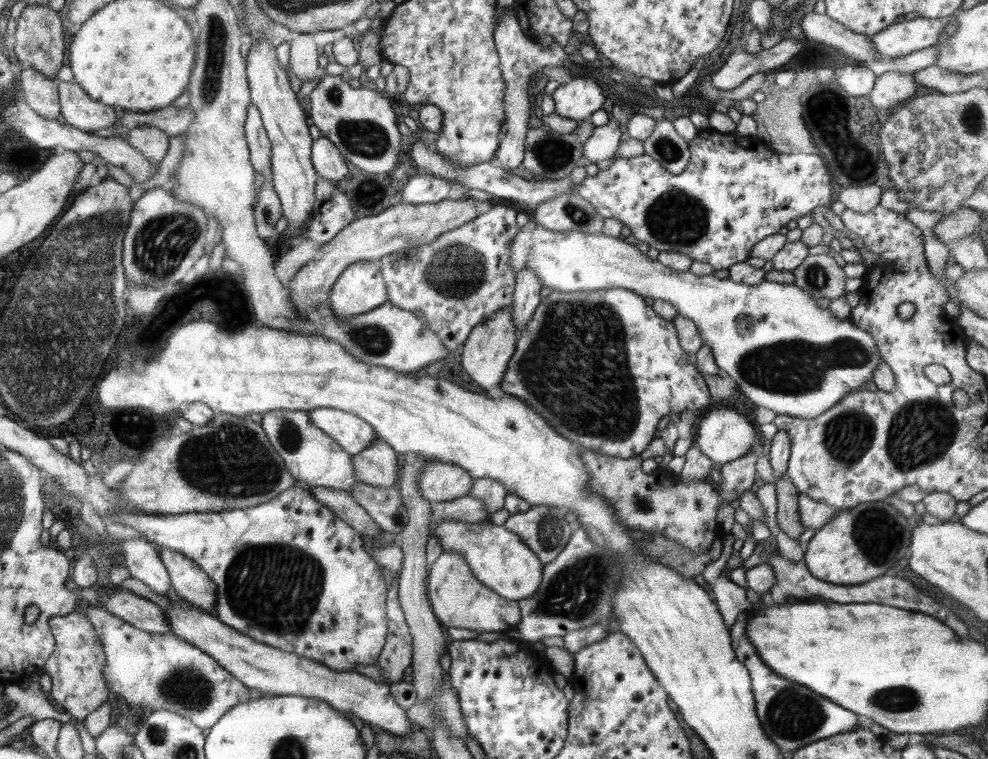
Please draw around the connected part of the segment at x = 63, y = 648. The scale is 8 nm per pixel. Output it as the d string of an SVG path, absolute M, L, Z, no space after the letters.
M75 611L64 616L53 616L48 621L48 626L55 639L54 652L42 668L43 672L48 672L52 679L52 688L48 695L61 704L65 712L72 714L76 720L83 721L91 712L98 710L110 694L103 675L106 657L100 636L85 618L85 614Z

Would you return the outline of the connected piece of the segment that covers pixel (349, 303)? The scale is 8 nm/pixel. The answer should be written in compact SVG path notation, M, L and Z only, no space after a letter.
M373 262L351 264L333 284L328 306L339 319L375 310L388 301L384 275Z

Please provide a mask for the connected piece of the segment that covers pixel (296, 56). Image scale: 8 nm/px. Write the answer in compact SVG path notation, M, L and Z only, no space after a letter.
M300 34L290 44L290 68L302 82L310 82L322 74L318 66L318 46L310 34Z

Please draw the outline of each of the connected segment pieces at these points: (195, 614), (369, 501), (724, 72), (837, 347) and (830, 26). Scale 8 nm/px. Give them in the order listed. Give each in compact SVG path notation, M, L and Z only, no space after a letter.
M171 602L164 613L172 633L178 639L209 654L246 688L258 690L262 692L262 696L286 694L318 698L327 702L334 710L352 712L363 722L383 728L392 735L402 737L412 730L413 722L408 718L407 712L396 703L390 693L390 684L386 682L372 680L357 670L338 672L320 662L252 640L221 622L214 614L194 605L181 608Z
M358 481L350 495L366 510L372 520L382 527L382 530L394 533L398 537L408 524L408 509L404 507L397 486L376 488Z
M790 36L778 46L761 50L757 54L737 49L728 56L718 71L712 74L712 86L722 91L735 89L756 73L765 73L786 65L803 49L804 45L796 44L796 40Z
M530 223L522 227L518 234L515 234L513 241L511 242L511 255L510 264L514 269L515 274L522 269L530 269L535 272L538 280L542 281L543 286L549 286L554 291L560 292L586 292L592 290L608 290L610 288L621 288L624 290L631 290L632 292L640 295L644 299L650 297L655 300L664 300L670 303L677 310L678 315L691 318L694 324L699 330L702 342L704 346L709 346L712 350L714 362L718 365L719 369L727 372L736 383L739 392L744 394L748 400L752 400L758 407L764 407L777 415L785 414L792 415L798 418L814 418L820 416L820 414L826 412L832 408L837 402L840 403L845 394L867 390L866 382L872 380L874 370L878 366L878 363L883 360L878 345L873 339L873 336L858 328L850 318L839 319L832 314L828 309L820 308L816 305L814 299L810 294L806 294L798 285L787 285L777 282L762 281L755 285L745 285L744 283L734 282L729 278L720 279L711 275L697 276L694 273L688 271L678 272L672 270L669 266L664 266L658 260L649 259L648 255L641 252L638 247L624 241L624 238L609 237L604 233L602 234L588 234L580 232L579 230L567 230L566 232L556 232L555 230L546 230L543 226Z
M806 14L801 24L805 39L834 47L844 52L857 64L866 61L880 61L880 54L876 54L870 37L856 34L846 26L829 18L826 14Z

